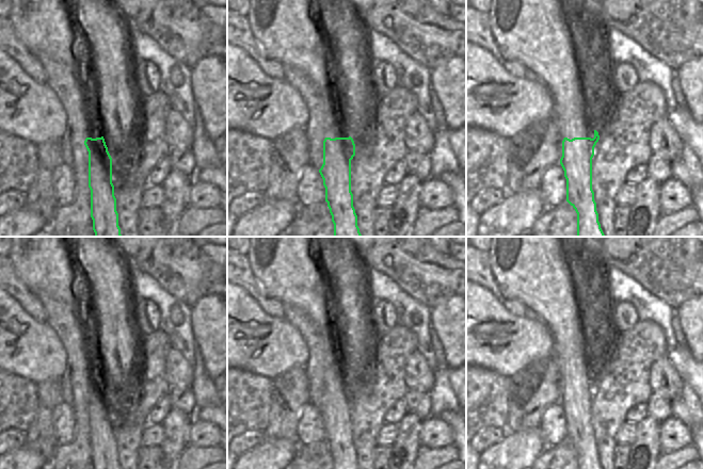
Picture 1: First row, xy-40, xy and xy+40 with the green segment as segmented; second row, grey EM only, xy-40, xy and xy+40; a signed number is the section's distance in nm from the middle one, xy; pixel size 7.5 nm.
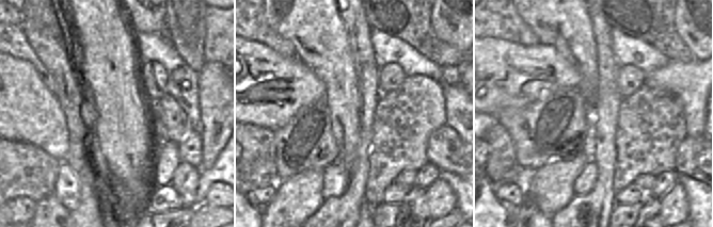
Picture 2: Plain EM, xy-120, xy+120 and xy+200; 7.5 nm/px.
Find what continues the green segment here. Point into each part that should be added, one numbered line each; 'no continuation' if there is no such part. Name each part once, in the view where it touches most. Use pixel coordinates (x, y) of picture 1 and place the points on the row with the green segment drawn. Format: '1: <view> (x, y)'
1: xy+40 (541, 34)

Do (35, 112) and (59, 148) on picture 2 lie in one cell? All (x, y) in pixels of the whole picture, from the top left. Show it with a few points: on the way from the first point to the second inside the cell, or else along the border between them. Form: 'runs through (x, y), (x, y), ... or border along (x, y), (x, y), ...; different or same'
runs through (40, 120), (53, 140); same

